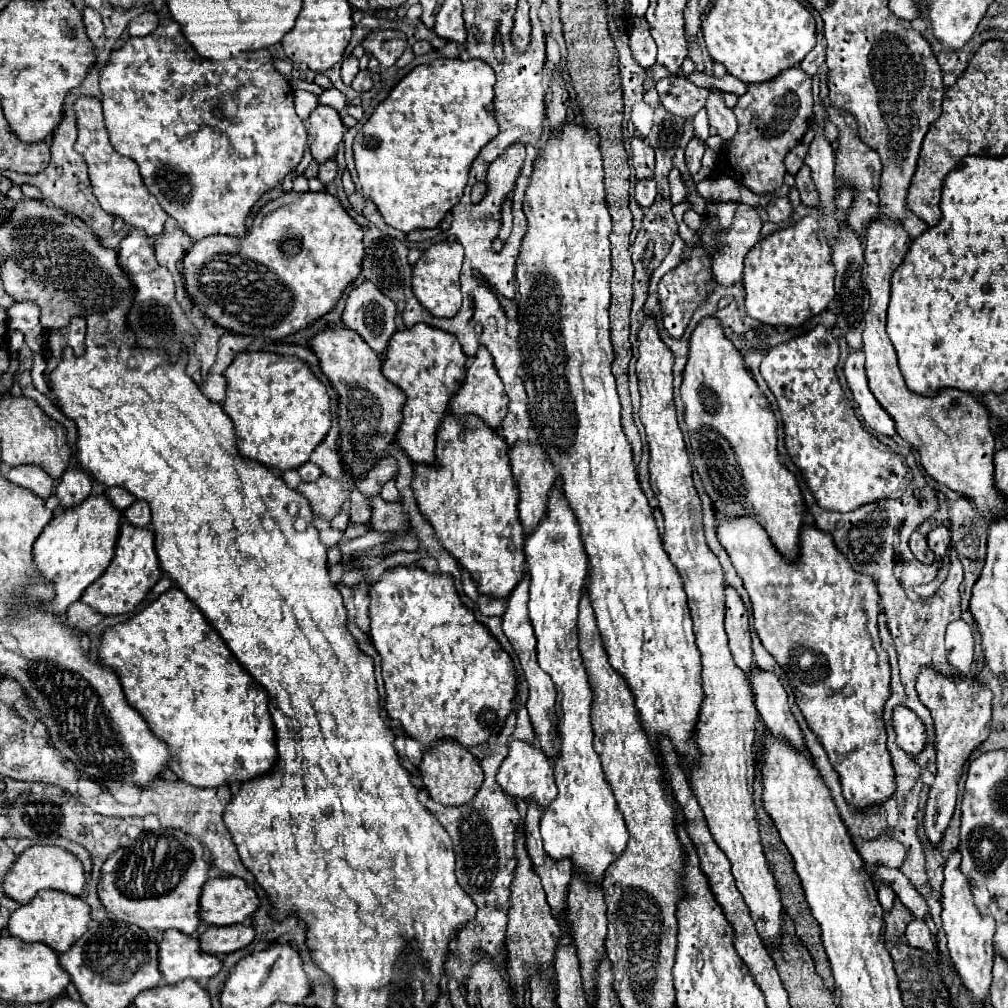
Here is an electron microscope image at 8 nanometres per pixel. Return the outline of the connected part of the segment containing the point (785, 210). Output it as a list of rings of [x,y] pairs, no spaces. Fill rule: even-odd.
[[[775,198],[775,204],[767,204],[767,212],[771,222],[783,222],[793,214],[793,206],[787,198]]]

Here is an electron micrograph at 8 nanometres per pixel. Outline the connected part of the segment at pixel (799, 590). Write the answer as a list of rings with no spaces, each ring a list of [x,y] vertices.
[[[717,518],[717,536],[727,550],[733,568],[743,580],[753,604],[753,626],[763,648],[779,662],[795,692],[807,724],[823,744],[833,768],[841,776],[843,796],[855,810],[881,806],[895,794],[895,770],[887,750],[883,706],[891,694],[891,668],[877,632],[879,592],[875,580],[851,570],[851,564],[835,548],[829,534],[805,526],[797,562],[787,562],[771,544],[767,532],[753,518]]]

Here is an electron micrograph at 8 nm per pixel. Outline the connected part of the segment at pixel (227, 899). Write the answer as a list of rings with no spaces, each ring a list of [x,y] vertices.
[[[209,878],[199,898],[199,918],[207,926],[231,926],[253,916],[259,898],[243,878]]]

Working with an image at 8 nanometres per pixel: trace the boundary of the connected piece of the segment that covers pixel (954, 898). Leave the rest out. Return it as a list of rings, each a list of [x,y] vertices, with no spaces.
[[[959,850],[951,852],[947,862],[945,862],[945,880],[943,880],[943,890],[941,890],[941,922],[943,930],[947,936],[947,948],[951,954],[951,960],[955,964],[957,974],[961,976],[961,982],[965,990],[977,1000],[985,1002],[989,996],[989,986],[991,986],[991,968],[993,968],[993,934],[995,934],[995,920],[991,916],[981,916],[975,902],[973,894],[969,888],[969,880],[965,874],[959,870],[961,864],[961,854]]]

